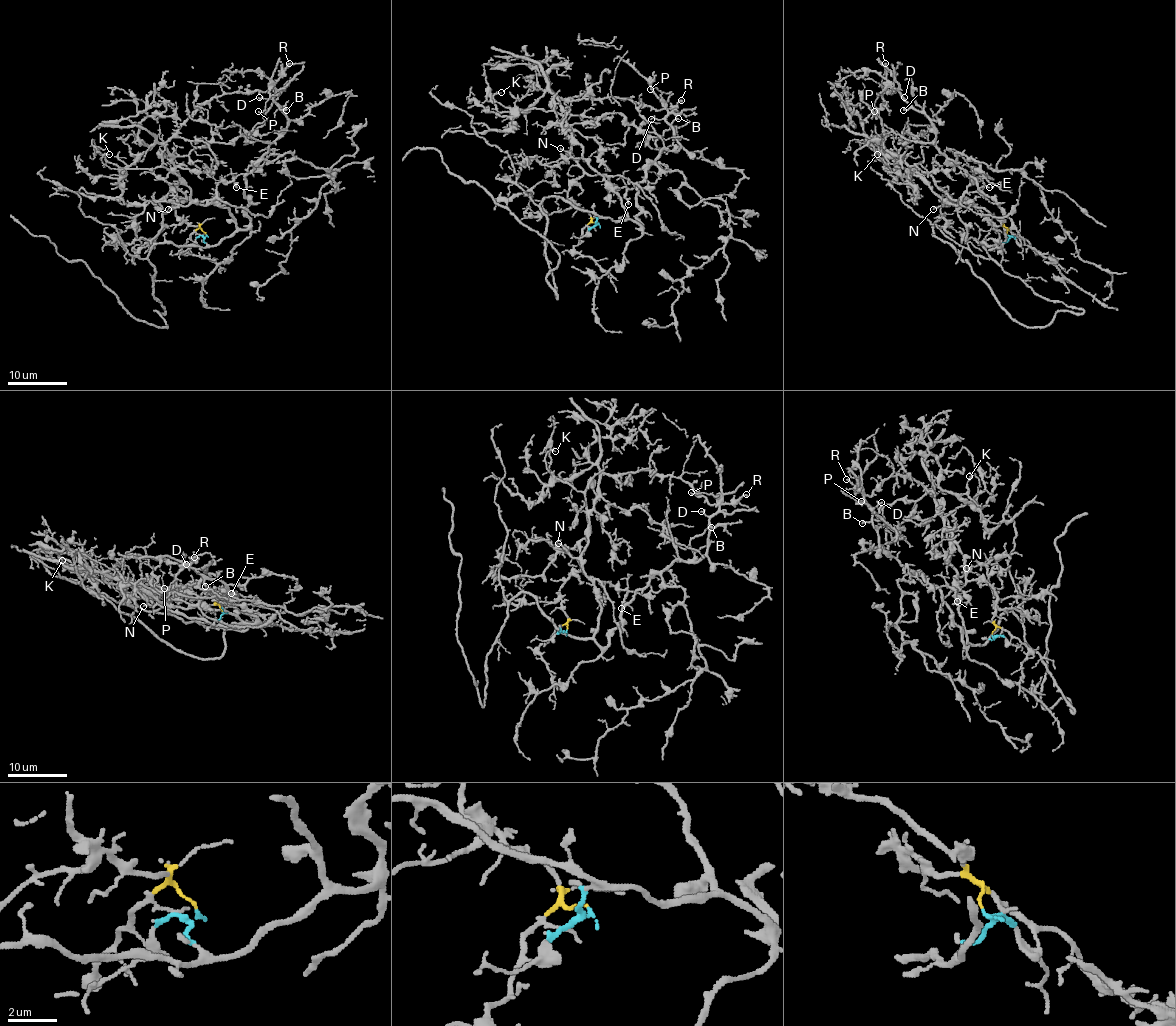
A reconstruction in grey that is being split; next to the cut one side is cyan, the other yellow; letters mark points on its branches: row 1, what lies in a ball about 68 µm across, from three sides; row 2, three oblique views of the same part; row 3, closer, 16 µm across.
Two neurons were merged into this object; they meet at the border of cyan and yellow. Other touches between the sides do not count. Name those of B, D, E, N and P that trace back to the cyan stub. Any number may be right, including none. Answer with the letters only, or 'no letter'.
B, D, N, P

